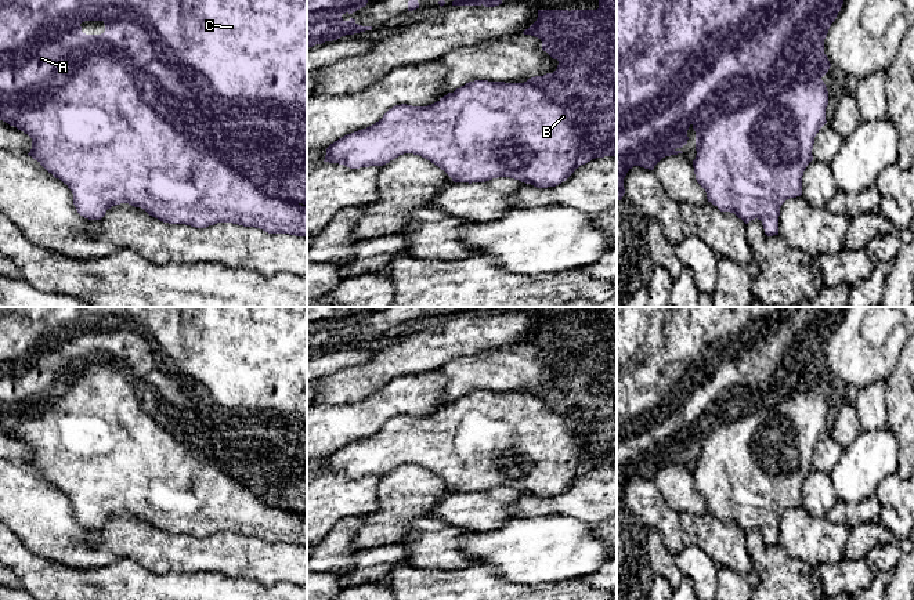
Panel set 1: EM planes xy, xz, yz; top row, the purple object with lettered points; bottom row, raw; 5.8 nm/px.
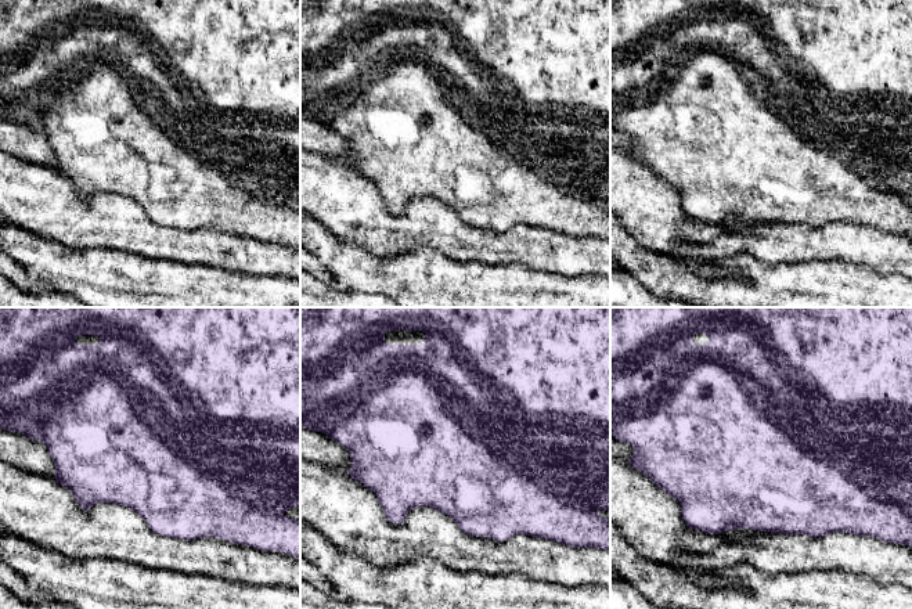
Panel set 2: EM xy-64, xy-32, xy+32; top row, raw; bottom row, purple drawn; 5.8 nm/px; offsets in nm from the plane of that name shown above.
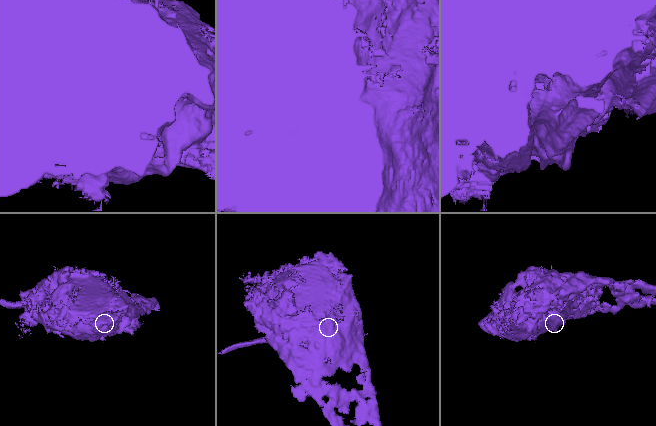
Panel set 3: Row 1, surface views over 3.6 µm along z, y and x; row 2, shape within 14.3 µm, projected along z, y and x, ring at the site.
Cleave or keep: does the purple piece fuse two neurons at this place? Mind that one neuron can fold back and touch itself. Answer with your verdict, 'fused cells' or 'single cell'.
fused cells

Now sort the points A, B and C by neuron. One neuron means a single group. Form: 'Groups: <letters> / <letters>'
Groups: A C / B

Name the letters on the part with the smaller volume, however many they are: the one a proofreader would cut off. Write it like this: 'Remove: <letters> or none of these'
Remove: B

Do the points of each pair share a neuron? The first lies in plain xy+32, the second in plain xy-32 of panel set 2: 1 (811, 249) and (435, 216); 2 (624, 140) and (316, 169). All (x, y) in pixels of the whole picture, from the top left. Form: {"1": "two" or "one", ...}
{"1": "one", "2": "two"}

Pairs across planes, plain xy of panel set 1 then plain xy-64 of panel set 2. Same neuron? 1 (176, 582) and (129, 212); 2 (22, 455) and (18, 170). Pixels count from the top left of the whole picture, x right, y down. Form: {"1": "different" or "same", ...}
{"1": "different", "2": "different"}

